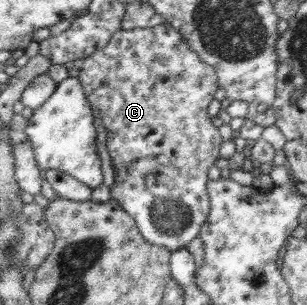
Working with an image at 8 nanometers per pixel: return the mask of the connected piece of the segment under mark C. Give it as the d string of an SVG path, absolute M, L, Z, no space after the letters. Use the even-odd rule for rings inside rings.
M168 23L148 28L133 28L117 30L104 48L98 49L84 59L82 68L79 69L78 78L86 99L94 110L98 110L98 116L102 119L102 126L108 136L108 153L112 158L115 171L114 184L112 184L111 198L114 199L122 210L126 211L138 225L141 236L150 244L166 248L173 253L186 246L199 236L202 225L206 222L210 212L209 194L207 192L208 172L220 159L220 147L224 140L220 136L219 128L214 126L213 118L208 114L208 107L214 100L214 93L218 90L218 77L214 67L204 63L198 58L198 53L188 47L188 43L182 37L180 31L171 27Z

